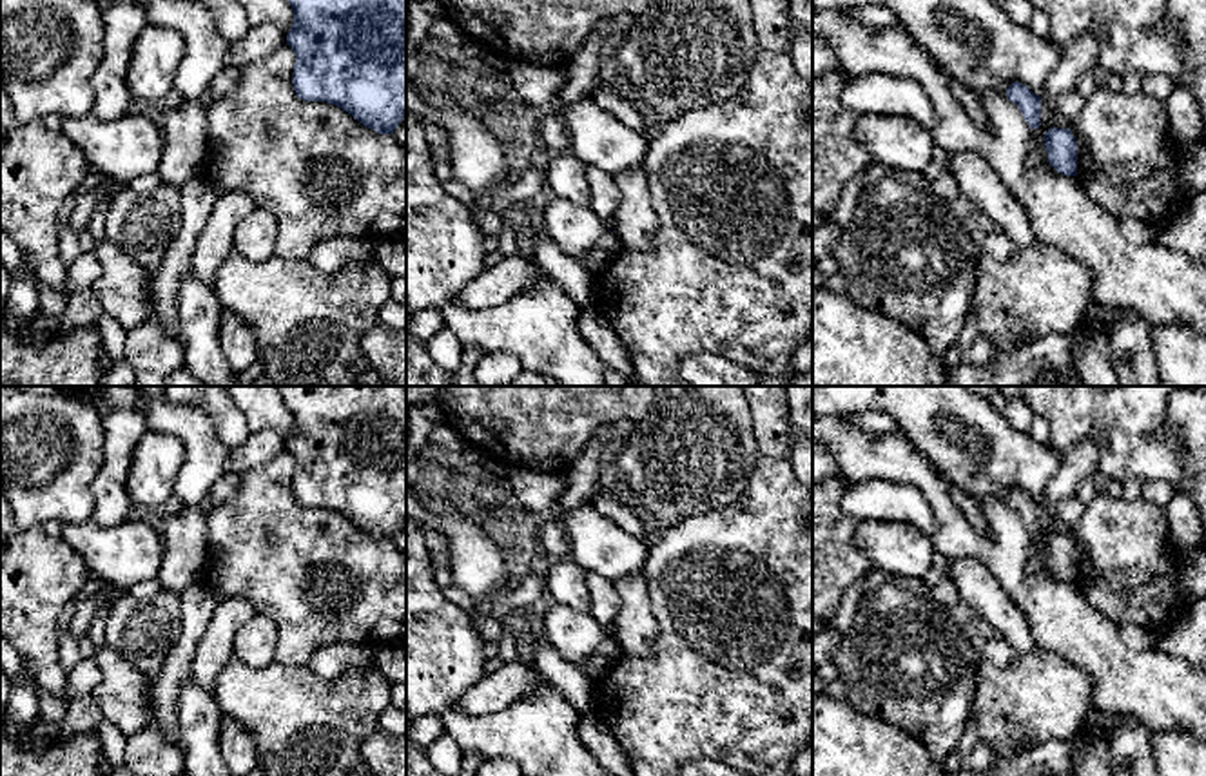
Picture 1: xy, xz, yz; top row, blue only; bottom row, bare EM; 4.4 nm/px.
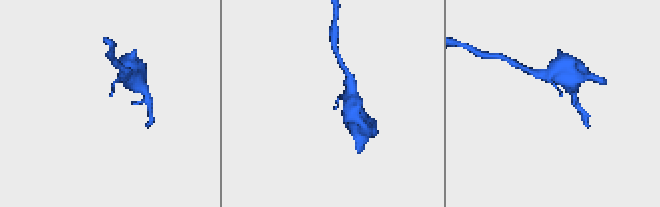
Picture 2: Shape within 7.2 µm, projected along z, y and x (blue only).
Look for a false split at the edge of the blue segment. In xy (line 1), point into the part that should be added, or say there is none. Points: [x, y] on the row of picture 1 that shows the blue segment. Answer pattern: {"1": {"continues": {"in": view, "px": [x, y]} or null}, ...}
{"1": {"continues": null}}

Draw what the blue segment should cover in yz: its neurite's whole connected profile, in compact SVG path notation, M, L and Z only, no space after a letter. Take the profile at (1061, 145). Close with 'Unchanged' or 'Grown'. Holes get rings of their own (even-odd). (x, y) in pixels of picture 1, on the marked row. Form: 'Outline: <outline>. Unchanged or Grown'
Outline: M1052 127L1043 138L1048 163L1065 176L1077 176L1077 141L1072 131Z. Unchanged

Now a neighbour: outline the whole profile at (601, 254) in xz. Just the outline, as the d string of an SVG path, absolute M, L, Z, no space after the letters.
M606 230L600 239L589 248L589 265L593 272L602 272L609 267L613 257L622 250L620 239Z

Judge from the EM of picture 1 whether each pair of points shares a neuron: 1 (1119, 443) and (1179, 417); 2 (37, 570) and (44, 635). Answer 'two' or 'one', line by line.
1: two
2: one

